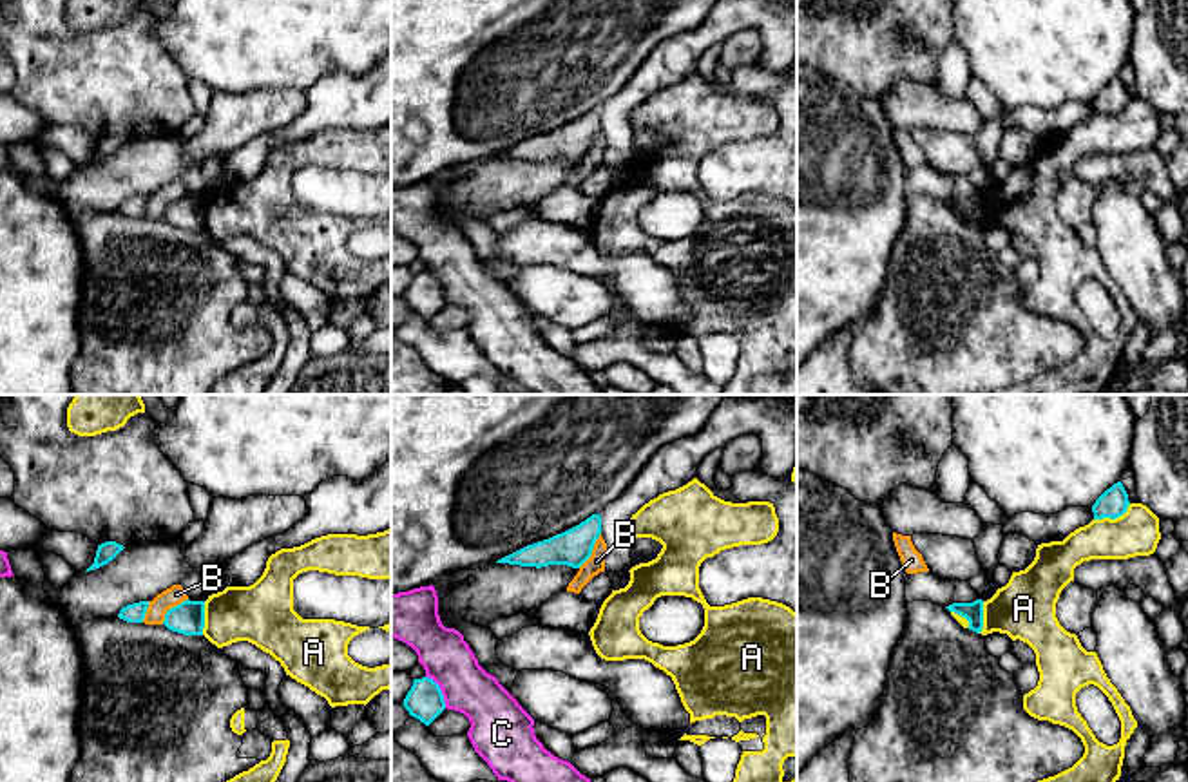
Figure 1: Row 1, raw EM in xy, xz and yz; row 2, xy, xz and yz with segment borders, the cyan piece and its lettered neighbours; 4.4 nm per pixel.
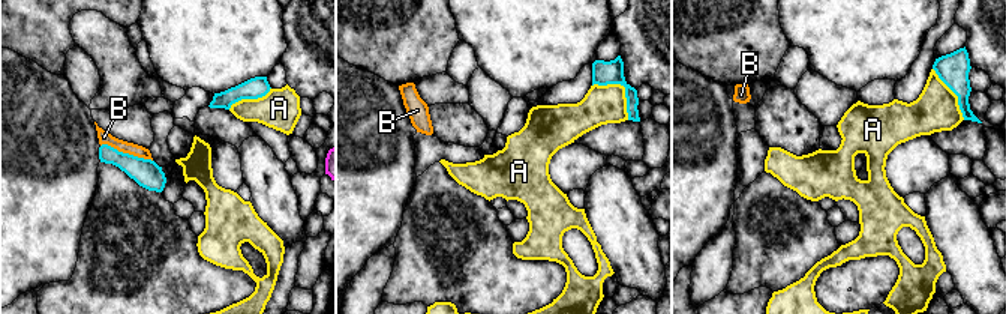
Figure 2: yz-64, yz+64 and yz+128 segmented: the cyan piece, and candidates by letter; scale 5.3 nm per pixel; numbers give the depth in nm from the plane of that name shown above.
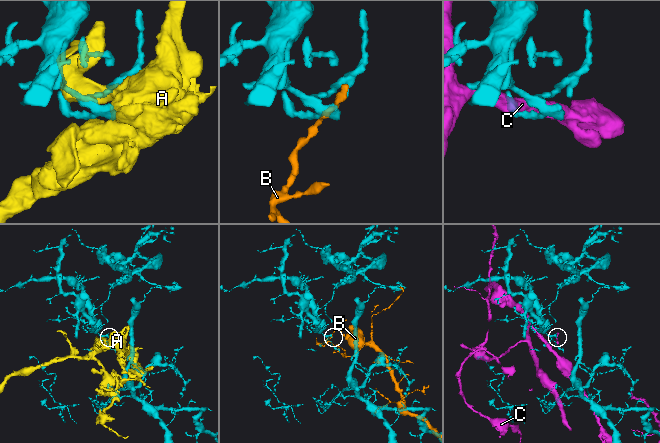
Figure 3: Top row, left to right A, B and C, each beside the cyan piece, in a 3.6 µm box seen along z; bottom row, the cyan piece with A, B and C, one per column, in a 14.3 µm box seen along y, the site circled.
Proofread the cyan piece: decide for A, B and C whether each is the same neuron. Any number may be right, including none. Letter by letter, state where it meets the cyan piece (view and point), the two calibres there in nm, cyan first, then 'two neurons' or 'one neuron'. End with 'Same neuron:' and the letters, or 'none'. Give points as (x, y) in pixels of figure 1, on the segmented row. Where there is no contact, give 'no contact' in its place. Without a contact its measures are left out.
A: contact yz (1112, 518); calibres 130 and 200 nm; two neurons
B: contact xy (171, 609); calibres 140 and 90 nm; two neurons
C: contact xz (440, 690); calibres 170 and 220 nm; two neurons
Same neuron: none

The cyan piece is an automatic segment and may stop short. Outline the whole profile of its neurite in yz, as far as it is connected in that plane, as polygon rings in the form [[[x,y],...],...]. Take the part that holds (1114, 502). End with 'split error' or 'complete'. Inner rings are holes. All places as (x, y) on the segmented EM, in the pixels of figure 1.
[[[1117,482],[1110,489],[1107,489],[1092,505],[1094,520],[1116,520],[1126,512],[1128,505],[1128,494],[1123,483]]] | complete

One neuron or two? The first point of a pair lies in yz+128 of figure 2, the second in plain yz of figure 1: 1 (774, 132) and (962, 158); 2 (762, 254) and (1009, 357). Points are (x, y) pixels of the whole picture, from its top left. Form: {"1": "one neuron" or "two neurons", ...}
{"1": "one neuron", "2": "one neuron"}

